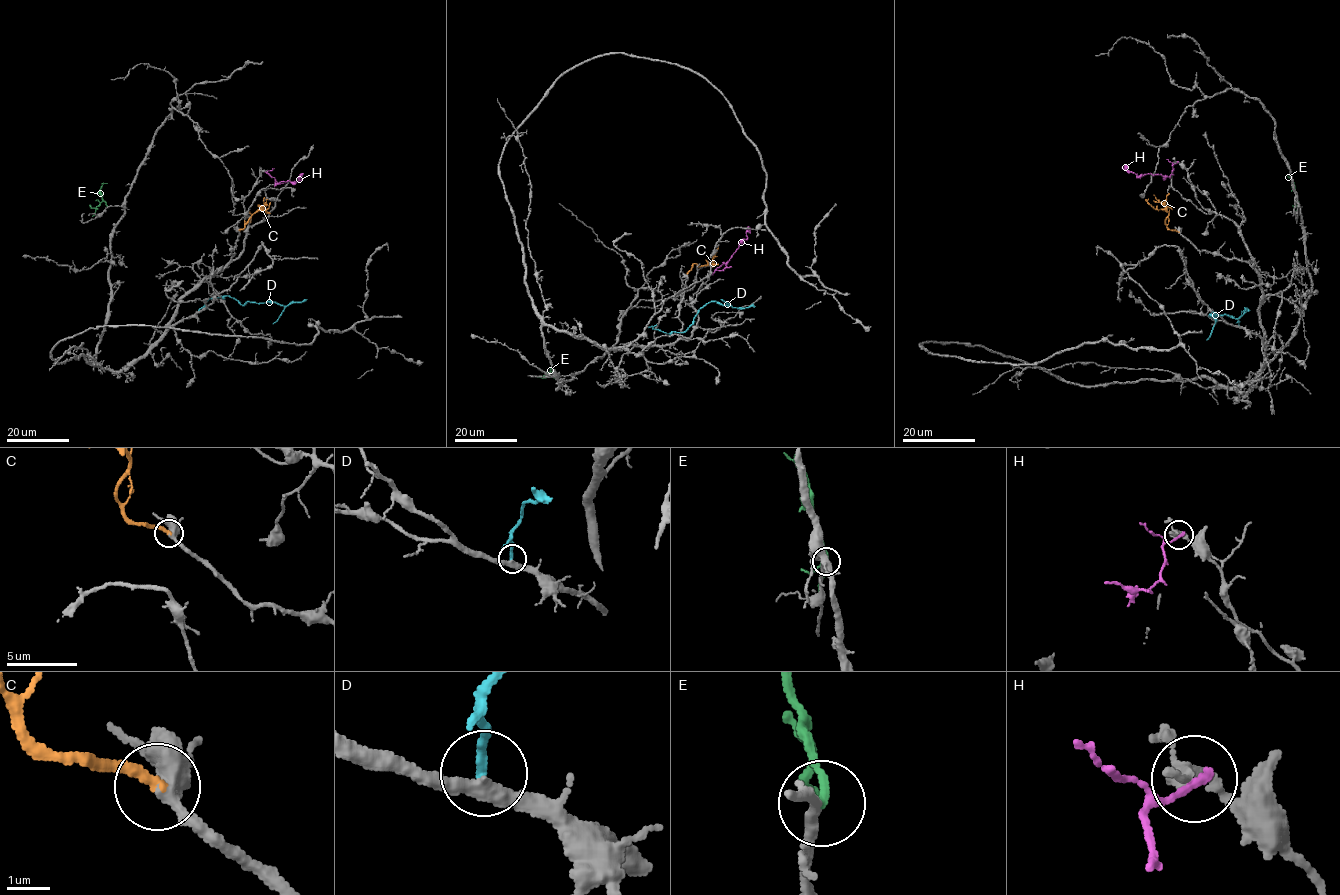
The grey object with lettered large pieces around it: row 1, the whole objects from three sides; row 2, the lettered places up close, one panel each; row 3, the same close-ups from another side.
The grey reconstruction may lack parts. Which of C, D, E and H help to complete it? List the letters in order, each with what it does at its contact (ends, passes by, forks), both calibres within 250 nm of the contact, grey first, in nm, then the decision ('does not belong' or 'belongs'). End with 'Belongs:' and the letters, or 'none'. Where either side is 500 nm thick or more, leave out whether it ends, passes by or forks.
C: it ends; calibres 360 and 320 nm; belongs
D: it ends; calibres 360 and 240 nm; does not belong
E: it ends; calibres 200 and 200 nm; does not belong
H: it ends; calibres 240 and 200 nm; does not belong
Belongs: C

